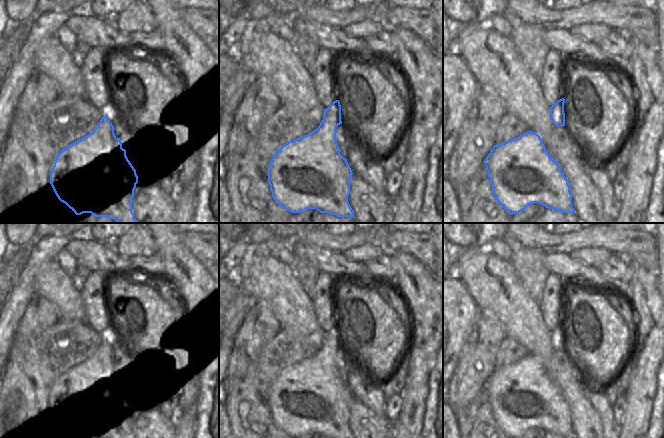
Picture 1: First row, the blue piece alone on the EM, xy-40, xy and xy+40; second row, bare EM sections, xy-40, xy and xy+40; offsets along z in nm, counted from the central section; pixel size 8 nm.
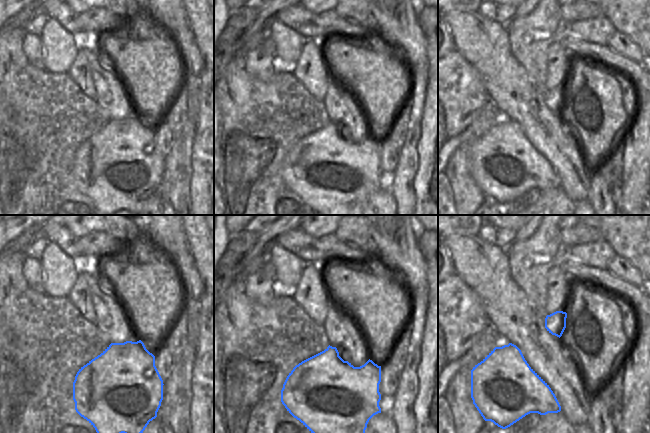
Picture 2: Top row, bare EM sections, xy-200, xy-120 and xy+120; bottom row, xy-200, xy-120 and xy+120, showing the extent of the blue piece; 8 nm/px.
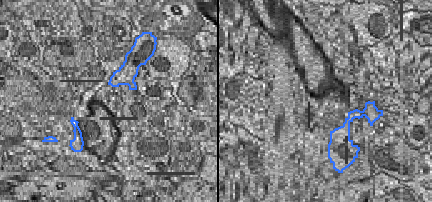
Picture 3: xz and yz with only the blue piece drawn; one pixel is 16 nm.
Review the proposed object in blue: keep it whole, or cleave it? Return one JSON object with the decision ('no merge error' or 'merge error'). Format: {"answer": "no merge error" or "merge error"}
{"answer": "no merge error"}

